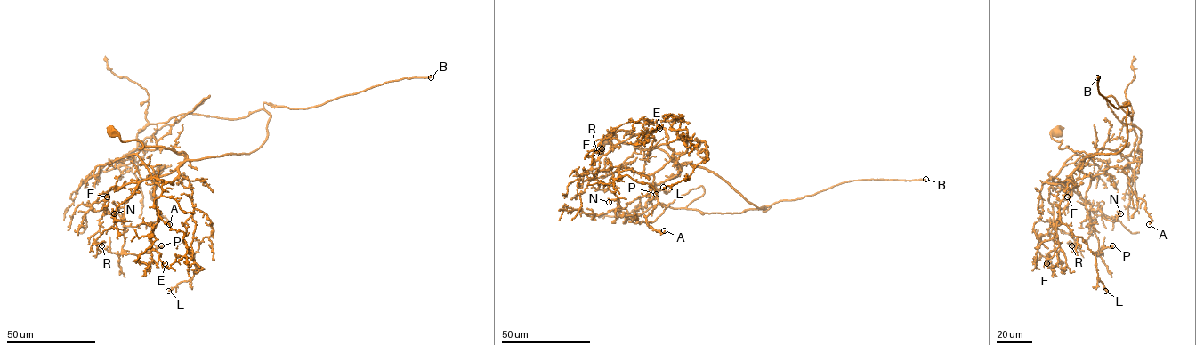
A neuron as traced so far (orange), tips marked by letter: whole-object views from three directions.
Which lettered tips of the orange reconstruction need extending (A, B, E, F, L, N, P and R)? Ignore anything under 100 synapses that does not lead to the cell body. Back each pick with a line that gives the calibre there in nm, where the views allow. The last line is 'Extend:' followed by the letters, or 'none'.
B: calibre 180 nm
Extend: B

